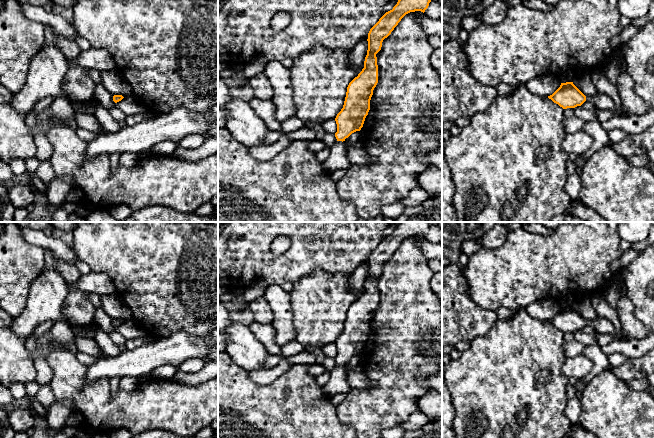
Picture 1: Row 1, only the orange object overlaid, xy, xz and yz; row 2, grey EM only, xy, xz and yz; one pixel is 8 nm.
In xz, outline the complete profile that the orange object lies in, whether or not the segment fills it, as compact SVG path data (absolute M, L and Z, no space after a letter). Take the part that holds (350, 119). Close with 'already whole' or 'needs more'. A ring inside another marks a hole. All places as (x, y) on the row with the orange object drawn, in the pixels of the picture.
M398 0L393 9L386 12L370 29L364 68L349 83L343 108L335 118L337 142L331 147L328 159L322 164L327 173L347 170L352 166L343 142L352 133L361 130L370 110L370 100L378 83L376 54L381 50L383 40L391 34L406 14L415 11L424 13L430 2L431 0Z; needs more

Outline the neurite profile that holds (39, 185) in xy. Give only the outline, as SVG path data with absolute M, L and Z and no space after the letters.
M33 176L32 177L32 183L34 184L35 188L43 195L46 193L46 186L44 183L37 177Z

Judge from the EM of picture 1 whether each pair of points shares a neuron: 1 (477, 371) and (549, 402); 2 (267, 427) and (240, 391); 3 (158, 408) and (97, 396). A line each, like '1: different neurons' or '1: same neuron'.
1: same neuron
2: same neuron
3: same neuron

